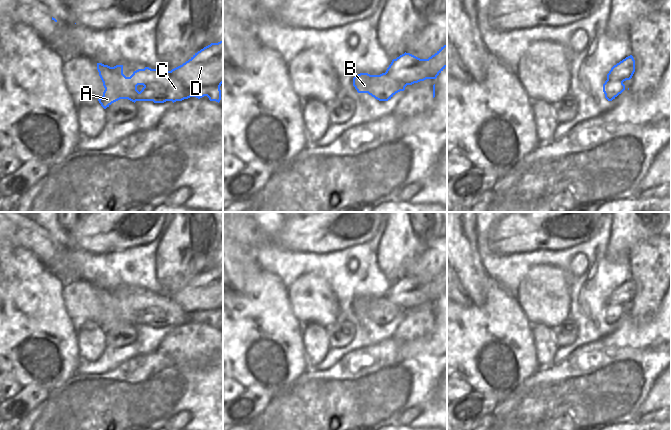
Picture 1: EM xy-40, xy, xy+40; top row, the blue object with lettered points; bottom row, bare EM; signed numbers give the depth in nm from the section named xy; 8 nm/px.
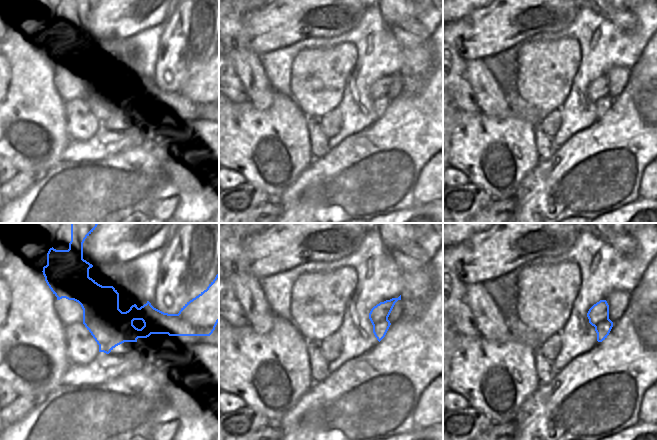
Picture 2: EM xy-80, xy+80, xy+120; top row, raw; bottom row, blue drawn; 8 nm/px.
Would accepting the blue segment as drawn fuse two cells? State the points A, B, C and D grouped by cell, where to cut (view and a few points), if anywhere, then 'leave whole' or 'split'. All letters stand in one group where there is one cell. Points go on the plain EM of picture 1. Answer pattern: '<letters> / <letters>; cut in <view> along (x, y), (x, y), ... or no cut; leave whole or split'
A B / C D; cut in xy-40 along (170, 295), (169, 300), (163, 304), (161, 316), (150, 324); split

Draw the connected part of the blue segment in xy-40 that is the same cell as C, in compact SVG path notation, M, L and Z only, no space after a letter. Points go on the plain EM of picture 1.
M223 264L218 267L211 267L195 277L188 285L172 293L168 303L163 304L163 312L160 319L156 319L154 327L166 325L182 325L190 321L198 323L207 320L210 325L220 326L223 307Z

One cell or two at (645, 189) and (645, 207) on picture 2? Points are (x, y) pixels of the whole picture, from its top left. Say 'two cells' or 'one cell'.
two cells

